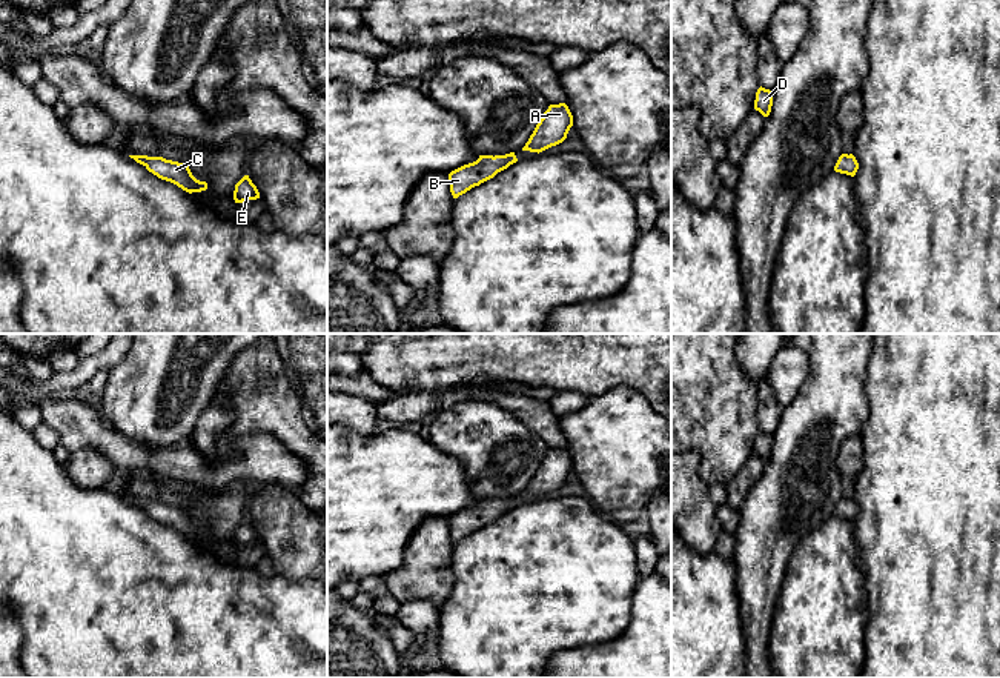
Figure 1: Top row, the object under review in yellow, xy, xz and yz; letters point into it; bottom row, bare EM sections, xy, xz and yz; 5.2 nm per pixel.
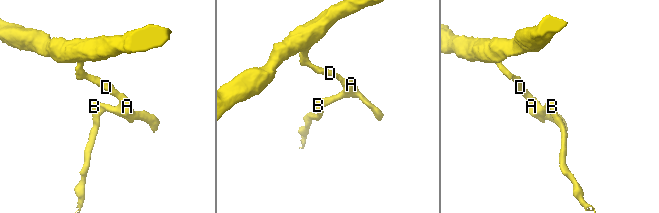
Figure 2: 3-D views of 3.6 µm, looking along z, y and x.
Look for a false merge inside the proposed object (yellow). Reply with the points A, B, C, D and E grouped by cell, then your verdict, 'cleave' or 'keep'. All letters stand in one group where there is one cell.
A B C D E; keep

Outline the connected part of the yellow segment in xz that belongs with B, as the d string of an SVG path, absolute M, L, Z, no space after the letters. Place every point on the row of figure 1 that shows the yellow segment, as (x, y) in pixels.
M515 152L505 155L479 155L473 163L464 165L449 174L450 192L453 198L465 194L475 186L493 178L498 172L516 163Z

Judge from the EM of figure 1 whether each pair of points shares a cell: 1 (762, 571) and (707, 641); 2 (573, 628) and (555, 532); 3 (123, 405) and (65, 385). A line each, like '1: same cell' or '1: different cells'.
1: different cells
2: same cell
3: different cells

